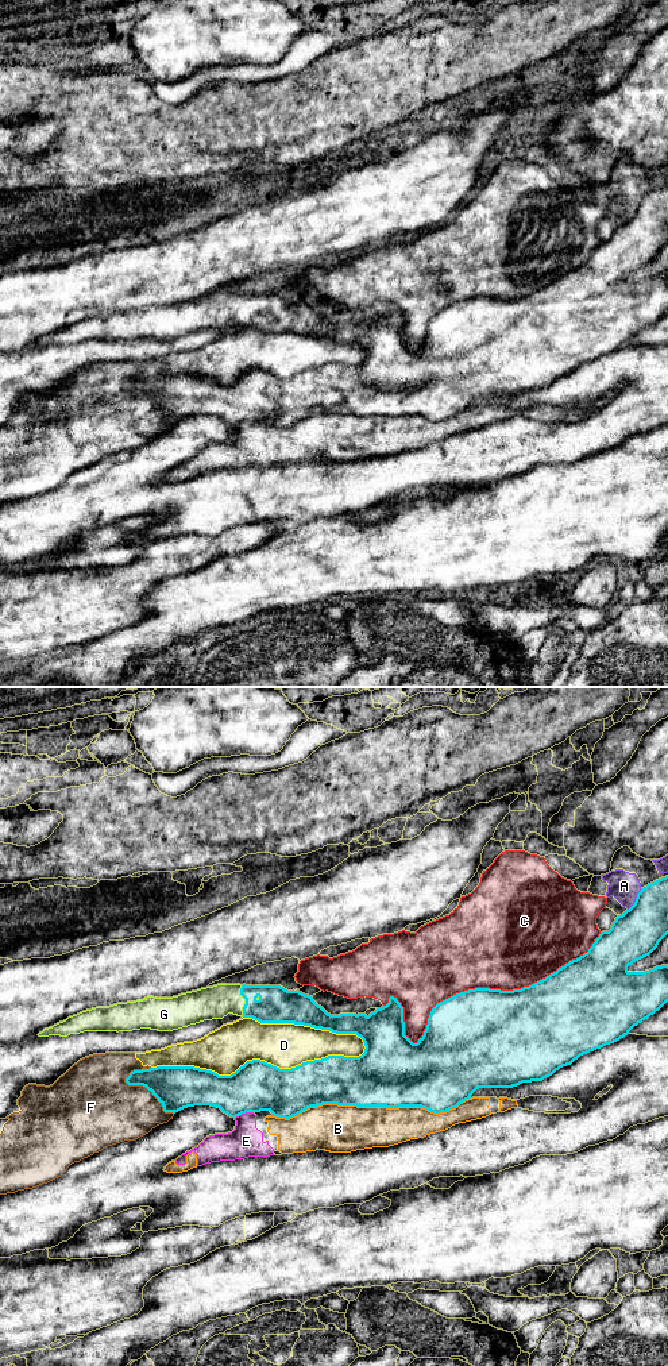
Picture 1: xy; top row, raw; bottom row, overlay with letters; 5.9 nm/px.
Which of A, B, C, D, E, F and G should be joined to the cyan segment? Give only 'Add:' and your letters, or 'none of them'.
Add: G

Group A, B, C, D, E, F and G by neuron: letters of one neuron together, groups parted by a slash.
A / B E / C / D F / G

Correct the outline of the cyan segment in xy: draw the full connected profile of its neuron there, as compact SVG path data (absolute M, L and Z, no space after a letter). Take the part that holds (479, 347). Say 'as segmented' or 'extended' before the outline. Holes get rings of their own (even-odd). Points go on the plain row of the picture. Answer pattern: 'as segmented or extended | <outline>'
extended | M668 185L661 186L648 193L646 196L641 197L641 200L637 202L634 213L629 219L626 219L622 224L618 224L615 227L609 240L602 240L599 243L599 246L595 248L595 251L592 252L592 255L588 258L587 262L584 262L576 269L569 270L568 273L559 277L556 281L551 282L545 288L529 296L524 296L521 298L513 298L513 300L501 300L501 298L490 298L490 297L468 298L437 312L432 317L424 344L418 348L417 352L413 352L405 344L403 316L394 305L390 305L389 312L386 315L377 317L368 325L366 323L331 324L321 315L318 315L313 309L312 305L305 304L300 300L294 300L294 298L287 300L281 294L246 294L246 293L243 294L217 293L213 296L206 296L197 300L181 302L173 306L147 305L143 309L117 312L109 316L96 316L92 319L82 320L77 324L69 325L66 329L59 331L54 333L53 336L45 337L38 344L39 346L49 346L49 344L67 346L70 343L80 343L84 340L117 340L119 342L119 340L132 340L132 339L140 339L140 337L173 340L173 339L188 336L190 333L196 333L204 329L223 328L228 323L233 323L242 327L252 327L260 332L294 332L294 333L304 333L304 335L310 335L310 336L321 337L321 339L329 339L336 343L356 343L358 346L363 348L364 355L366 355L364 362L359 366L328 364L321 368L302 371L301 374L291 378L279 378L265 370L252 368L252 370L247 370L231 385L219 385L217 382L212 379L200 378L194 375L157 375L157 377L131 381L130 385L126 387L126 391L128 394L146 395L148 400L152 401L152 404L162 413L163 420L173 421L173 422L188 416L211 414L211 416L220 417L224 422L227 422L231 427L236 427L246 421L270 420L277 427L290 428L310 416L317 416L323 413L356 414L356 416L386 416L386 417L421 416L433 422L440 422L440 421L447 421L452 417L456 417L460 412L468 409L471 404L479 397L513 397L522 391L542 390L544 387L552 385L560 377L571 374L580 364L619 350L621 347L628 344L629 340L634 335L637 335L638 332L641 332L642 329L653 324L656 320L659 320L668 310L668 274L656 275L645 281L629 281L628 275L649 265L667 243L668 243Z

